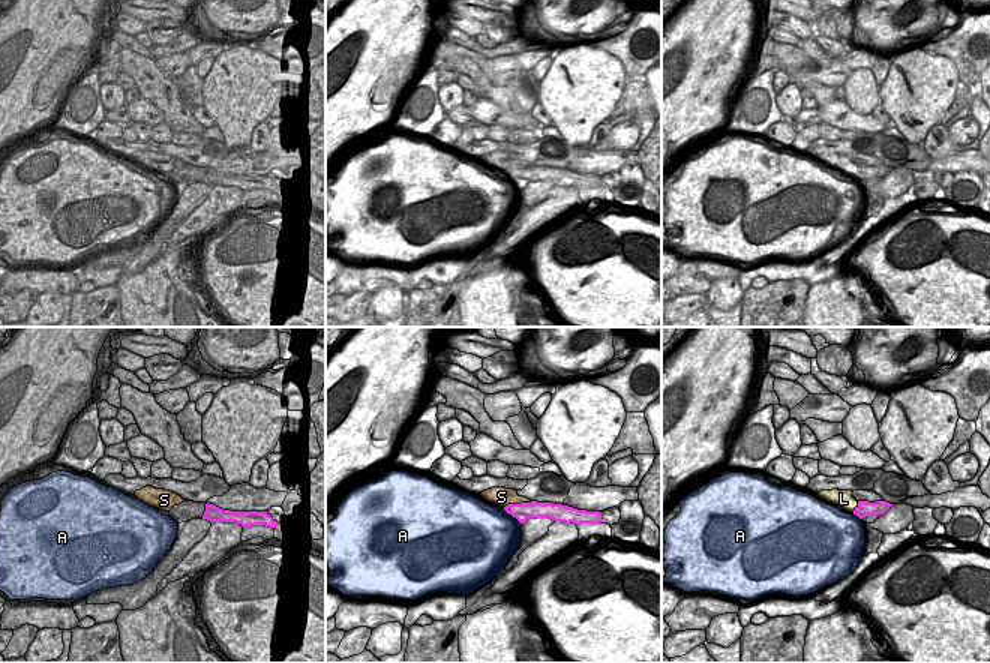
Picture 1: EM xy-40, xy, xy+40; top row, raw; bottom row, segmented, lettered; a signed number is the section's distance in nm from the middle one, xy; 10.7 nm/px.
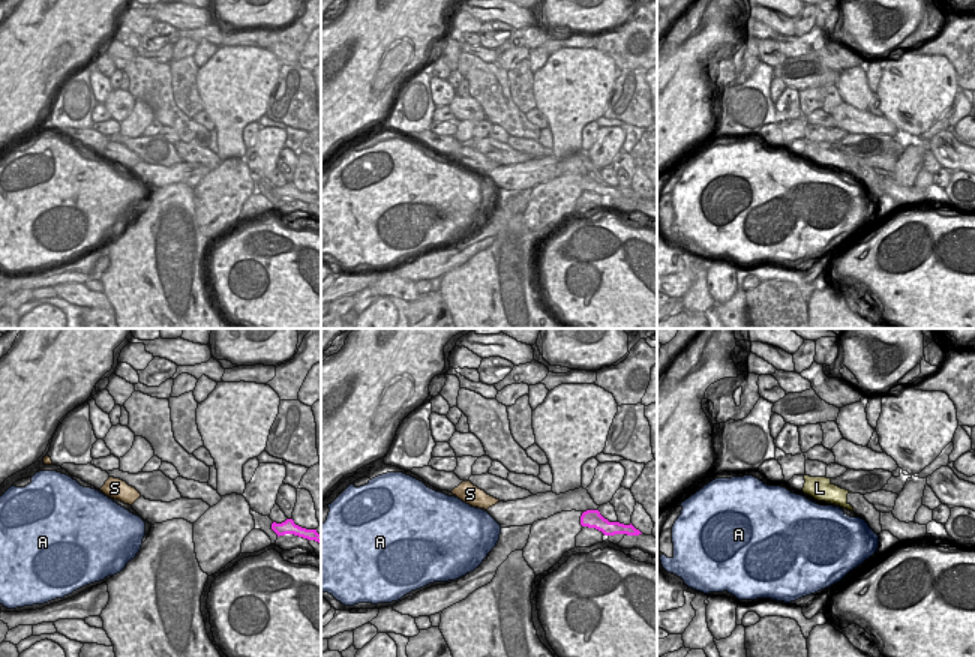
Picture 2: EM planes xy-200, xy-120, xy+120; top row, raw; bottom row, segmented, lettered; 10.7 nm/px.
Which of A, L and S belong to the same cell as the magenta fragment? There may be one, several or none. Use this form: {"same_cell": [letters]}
{"same_cell": ["L"]}

